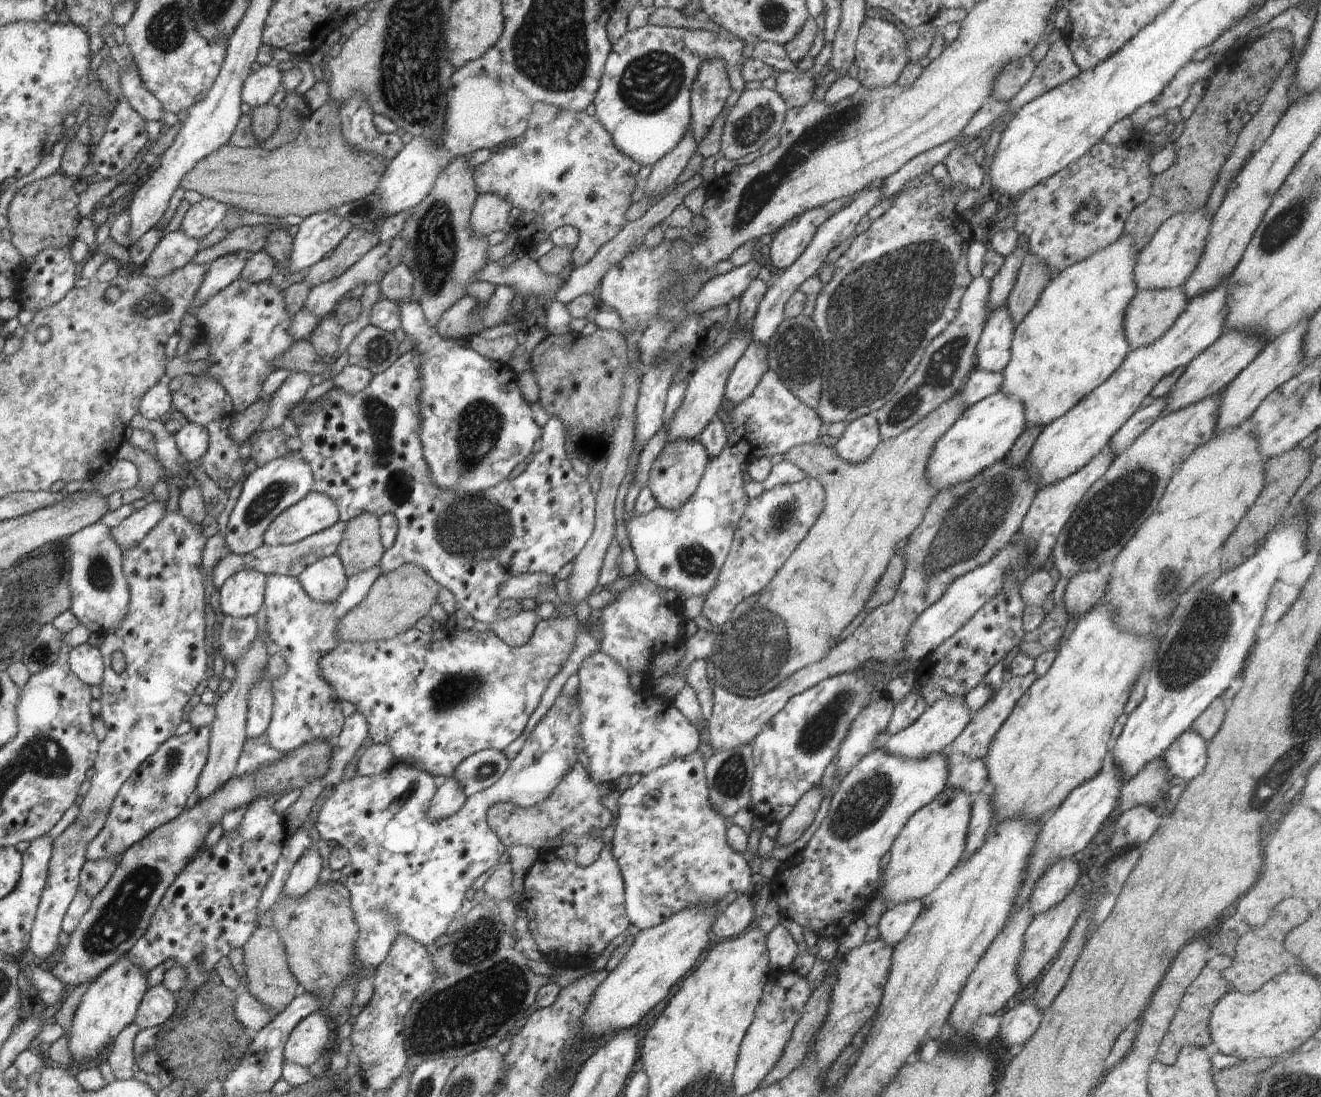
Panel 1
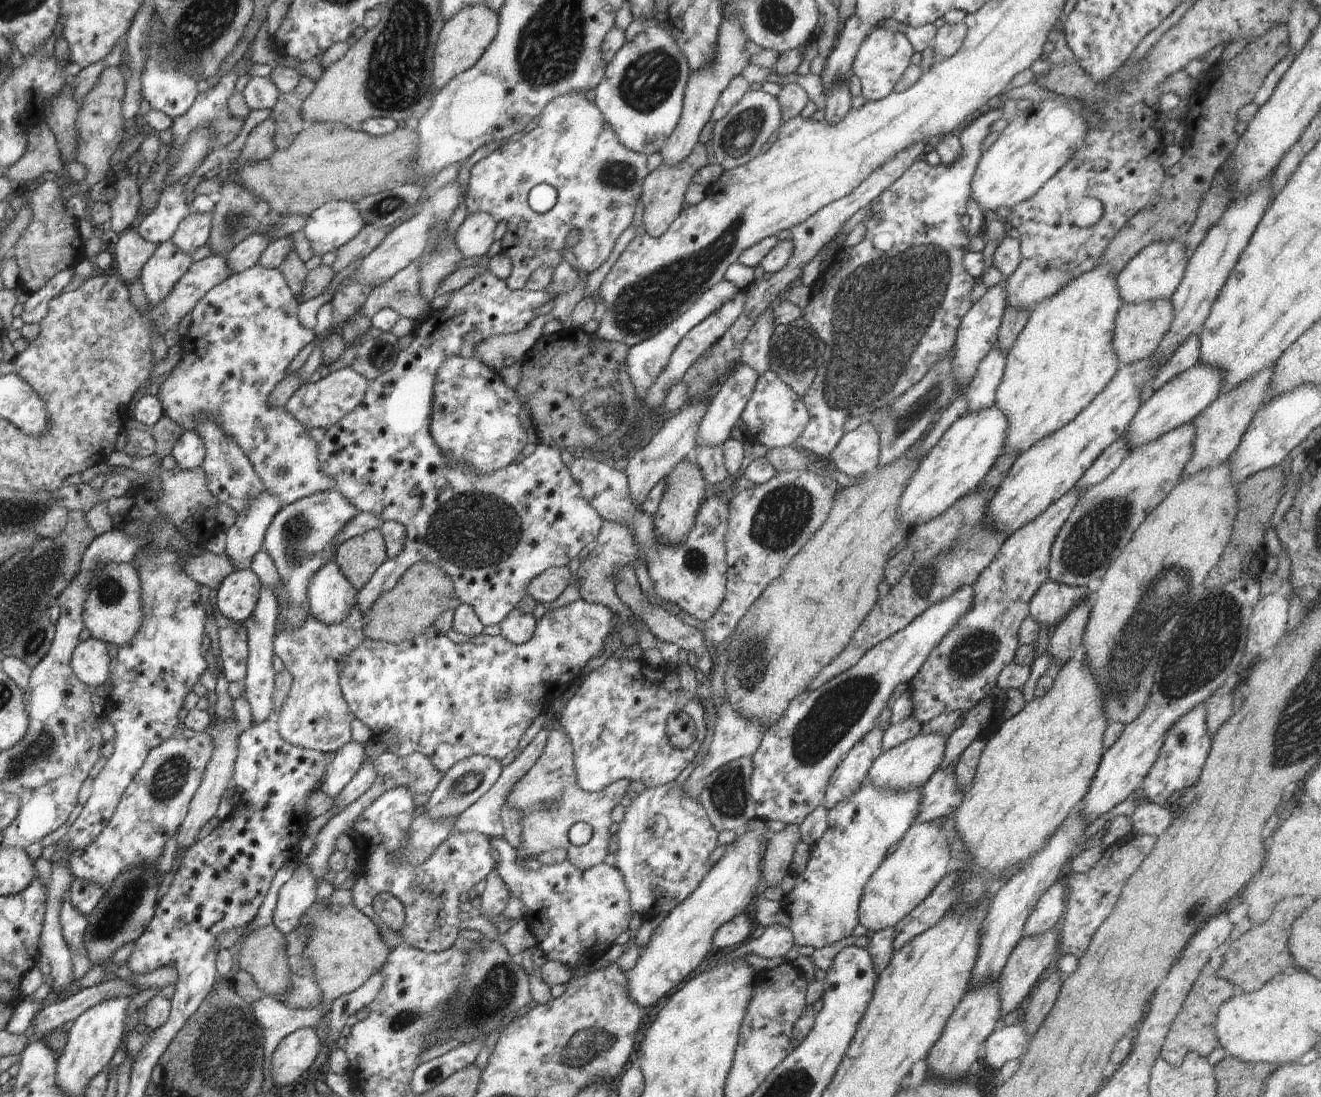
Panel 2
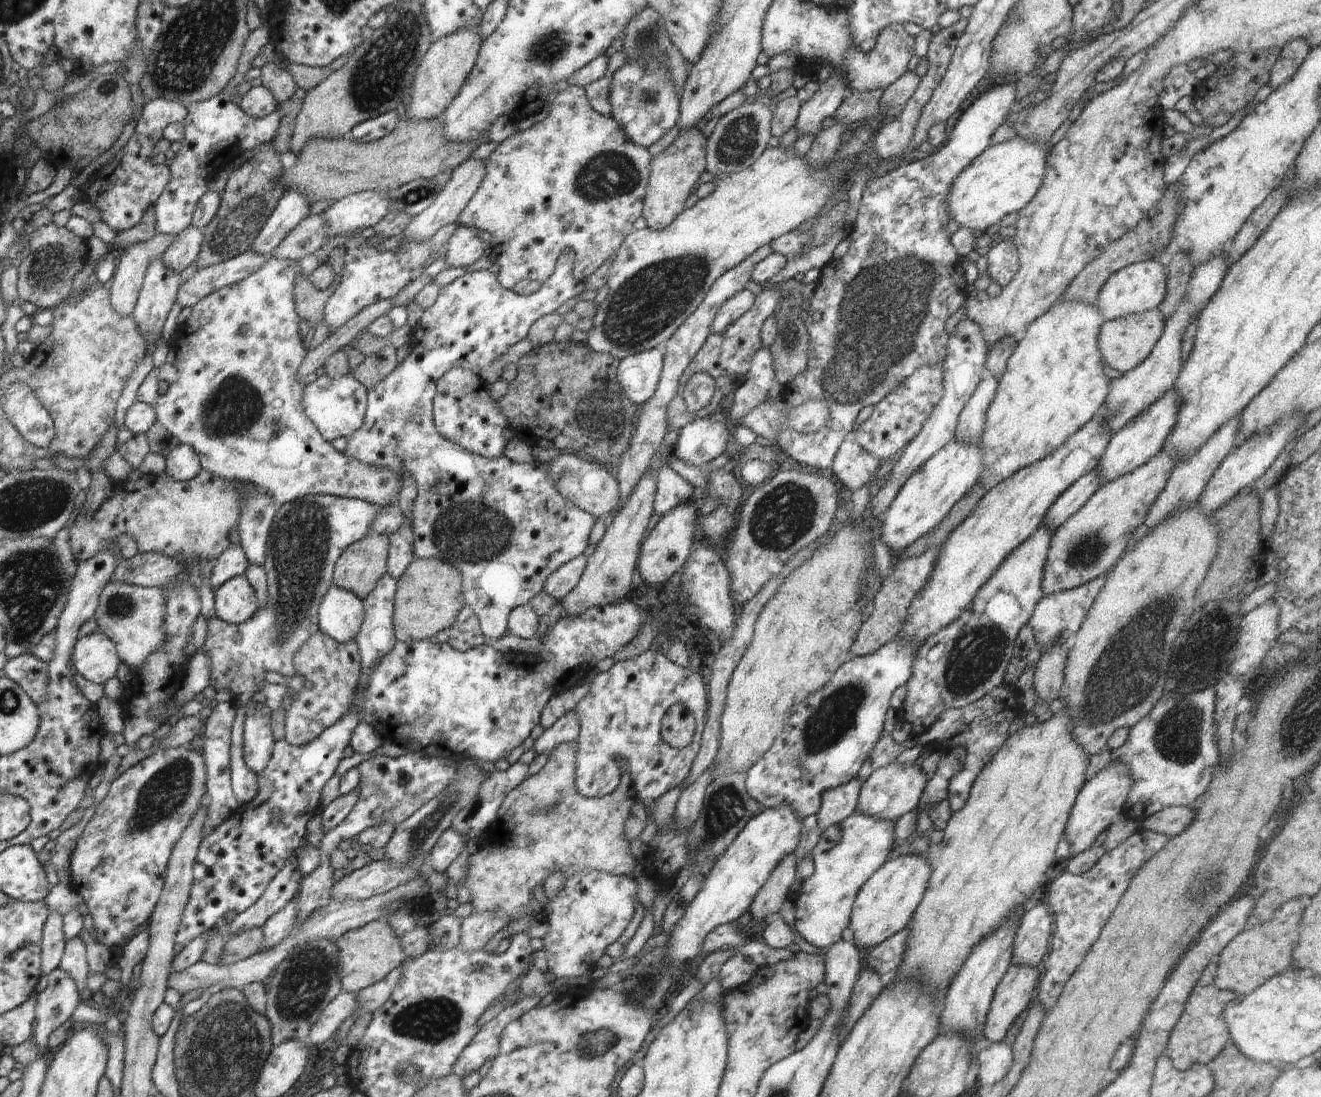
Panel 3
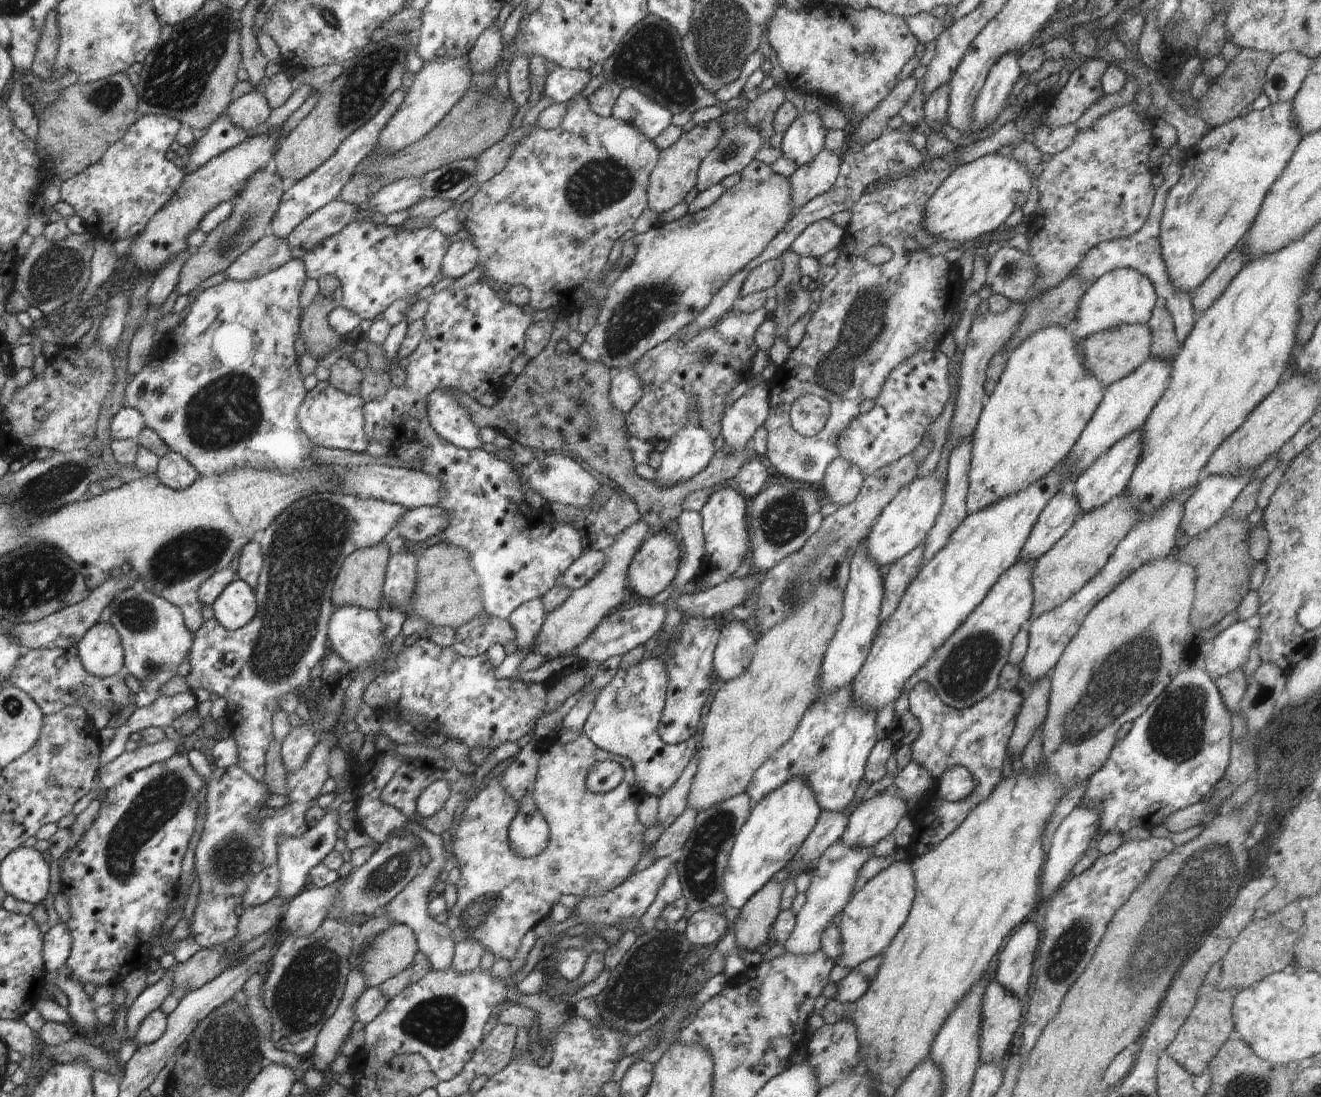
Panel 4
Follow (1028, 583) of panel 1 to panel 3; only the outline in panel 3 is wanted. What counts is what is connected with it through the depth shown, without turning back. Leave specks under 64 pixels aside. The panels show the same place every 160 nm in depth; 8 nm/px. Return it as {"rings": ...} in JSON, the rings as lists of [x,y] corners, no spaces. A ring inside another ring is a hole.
{"rings":[[[1108,572],[1079,587],[1044,595],[1044,598],[1040,599],[1034,614],[1030,617],[1029,625],[1033,630],[1035,641],[1042,650],[1042,654],[1054,645],[1058,646],[1058,643],[1068,642],[1076,634],[1089,613],[1090,607],[1094,604],[1098,593],[1104,588],[1107,576]]]}

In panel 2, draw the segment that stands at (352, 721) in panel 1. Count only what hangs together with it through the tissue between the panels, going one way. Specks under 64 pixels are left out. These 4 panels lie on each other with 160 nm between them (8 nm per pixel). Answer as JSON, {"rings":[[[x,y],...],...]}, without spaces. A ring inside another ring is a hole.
{"rings":[[[350,741],[340,747],[338,754],[329,762],[325,775],[321,780],[320,790],[333,800],[340,794],[340,791],[356,776],[356,773],[363,767],[366,760],[364,746]]]}

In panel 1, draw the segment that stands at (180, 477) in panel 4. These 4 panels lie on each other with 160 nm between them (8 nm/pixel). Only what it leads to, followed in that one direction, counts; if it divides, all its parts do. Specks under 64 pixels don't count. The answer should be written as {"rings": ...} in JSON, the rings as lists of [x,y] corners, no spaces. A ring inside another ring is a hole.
{"rings":[[[186,422],[178,432],[173,435],[181,460],[188,462],[198,461],[208,452],[208,430],[192,422]]]}

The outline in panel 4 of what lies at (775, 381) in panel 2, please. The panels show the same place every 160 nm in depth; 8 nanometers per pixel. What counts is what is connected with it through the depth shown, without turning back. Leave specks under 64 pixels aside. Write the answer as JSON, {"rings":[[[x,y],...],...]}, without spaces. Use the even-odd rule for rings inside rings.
{"rings":[[[818,395],[798,397],[789,411],[792,428],[805,437],[818,434],[826,424],[830,414],[829,402]]]}

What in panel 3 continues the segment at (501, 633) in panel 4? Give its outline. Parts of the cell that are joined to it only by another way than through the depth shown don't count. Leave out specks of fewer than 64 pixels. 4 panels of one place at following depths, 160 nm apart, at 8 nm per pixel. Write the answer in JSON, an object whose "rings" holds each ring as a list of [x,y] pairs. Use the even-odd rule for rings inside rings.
{"rings":[[[466,606],[458,614],[454,624],[447,631],[447,643],[454,649],[465,653],[486,644],[477,614]]]}

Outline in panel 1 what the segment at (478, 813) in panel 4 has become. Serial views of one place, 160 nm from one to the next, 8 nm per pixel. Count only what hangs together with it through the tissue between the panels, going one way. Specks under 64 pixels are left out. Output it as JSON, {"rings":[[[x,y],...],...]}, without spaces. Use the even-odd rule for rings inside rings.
{"rings":[[[580,763],[574,764],[566,776],[559,781],[550,798],[544,802],[532,806],[532,808],[520,808],[510,802],[496,803],[487,811],[487,826],[494,832],[506,849],[518,845],[529,846],[543,851],[549,842],[558,842],[562,838],[562,845],[576,844],[576,864],[580,867],[591,866],[604,848],[603,840],[592,836],[594,828],[604,829],[614,823],[611,812],[601,802],[613,791],[611,784],[596,785],[588,775],[588,772]]]}

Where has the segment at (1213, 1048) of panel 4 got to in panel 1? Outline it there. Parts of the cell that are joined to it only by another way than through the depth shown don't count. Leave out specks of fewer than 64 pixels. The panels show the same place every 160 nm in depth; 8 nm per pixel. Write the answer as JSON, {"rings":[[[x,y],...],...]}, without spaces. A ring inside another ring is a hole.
{"rings":[[[1224,954],[1215,956],[1210,962],[1206,962],[1206,965],[1202,968],[1202,972],[1198,974],[1198,978],[1186,988],[1186,993],[1168,1026],[1168,1031],[1158,1046],[1158,1052],[1156,1052],[1155,1057],[1156,1062],[1160,1062],[1160,1064],[1166,1066],[1174,1065],[1180,1048],[1186,1046],[1207,1048],[1209,1045],[1212,1045],[1210,1030],[1208,1030],[1208,1020],[1210,1020],[1210,1014],[1214,1006],[1216,1006],[1216,1002],[1224,994],[1228,994],[1228,992],[1234,990],[1230,982],[1222,978],[1222,972],[1230,968],[1232,964],[1233,958]]]}

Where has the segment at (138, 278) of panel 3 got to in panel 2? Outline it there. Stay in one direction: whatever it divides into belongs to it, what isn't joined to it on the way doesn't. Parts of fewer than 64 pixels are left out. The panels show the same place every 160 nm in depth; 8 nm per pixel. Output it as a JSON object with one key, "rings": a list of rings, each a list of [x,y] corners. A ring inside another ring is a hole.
{"rings":[[[135,226],[128,232],[124,231],[114,248],[113,272],[126,286],[138,280],[142,267],[154,254],[158,245],[144,240],[136,231]]]}

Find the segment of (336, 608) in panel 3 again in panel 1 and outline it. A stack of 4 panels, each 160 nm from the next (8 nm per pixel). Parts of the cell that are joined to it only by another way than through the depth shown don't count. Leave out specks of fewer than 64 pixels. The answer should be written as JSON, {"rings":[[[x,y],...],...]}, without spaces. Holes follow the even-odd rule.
{"rings":[[[332,554],[306,566],[297,580],[310,598],[318,602],[334,602],[344,592],[346,578],[340,558]]]}

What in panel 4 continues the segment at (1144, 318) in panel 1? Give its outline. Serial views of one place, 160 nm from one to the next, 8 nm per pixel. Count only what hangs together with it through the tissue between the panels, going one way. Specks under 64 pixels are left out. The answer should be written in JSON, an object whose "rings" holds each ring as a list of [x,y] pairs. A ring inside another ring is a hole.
{"rings":[[[1120,325],[1108,329],[1084,340],[1083,367],[1102,386],[1110,386],[1125,379],[1150,357],[1151,332],[1148,325]]]}

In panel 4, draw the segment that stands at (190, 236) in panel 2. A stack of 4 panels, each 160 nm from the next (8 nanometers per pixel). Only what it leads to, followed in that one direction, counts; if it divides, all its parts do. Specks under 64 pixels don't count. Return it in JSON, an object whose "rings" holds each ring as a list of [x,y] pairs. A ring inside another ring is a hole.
{"rings":[[[186,248],[175,259],[156,272],[153,284],[146,292],[148,307],[162,307],[163,302],[172,294],[179,281],[182,265],[190,258],[192,250]]]}

